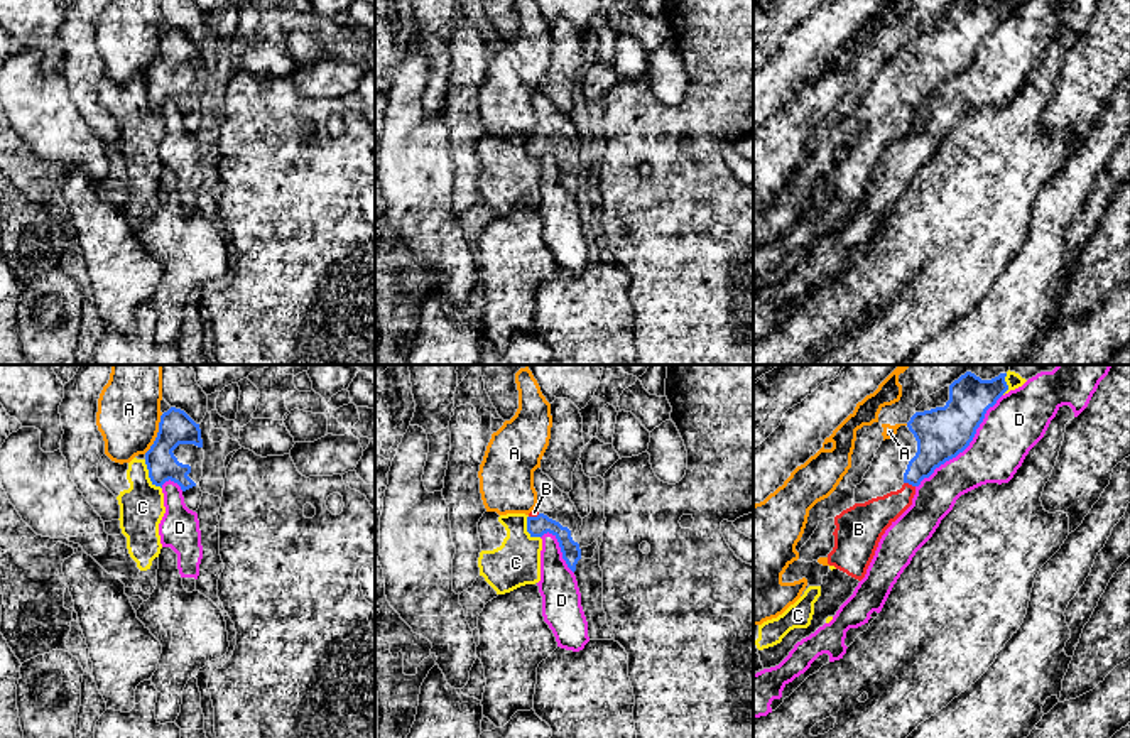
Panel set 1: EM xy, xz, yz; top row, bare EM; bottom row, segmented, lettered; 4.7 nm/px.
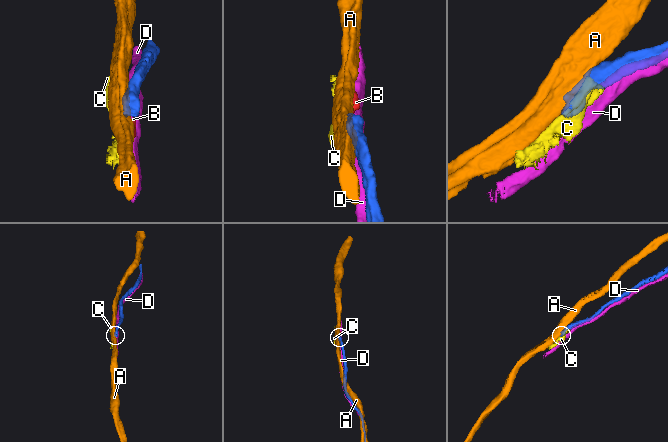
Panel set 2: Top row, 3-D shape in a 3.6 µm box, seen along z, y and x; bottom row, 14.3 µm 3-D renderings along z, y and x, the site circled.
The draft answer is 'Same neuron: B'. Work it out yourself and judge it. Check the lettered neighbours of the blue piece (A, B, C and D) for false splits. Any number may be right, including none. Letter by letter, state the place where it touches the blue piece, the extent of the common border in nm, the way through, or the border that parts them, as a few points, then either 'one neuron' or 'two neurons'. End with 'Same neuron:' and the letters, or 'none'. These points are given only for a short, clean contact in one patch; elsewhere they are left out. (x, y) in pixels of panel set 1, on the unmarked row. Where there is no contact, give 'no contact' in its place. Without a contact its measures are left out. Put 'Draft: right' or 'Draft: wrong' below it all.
A: meets blue in xy at (157, 56); contact 220 nm long; border along xy (162, 36), (157, 46), (157, 58), (144, 75); two neurons
B: meets blue in yz at (909, 105); contact 60 nm long; runs through yz (938, 61), (931, 76), (909, 105), (887, 130), (870, 141); one neuron
C: meets blue in xy at (149, 97); contact 170 nm long; two neurons
D: meets blue in yz at (967, 68); contact 600 nm long; two neurons
Same neuron: B
Draft: right

